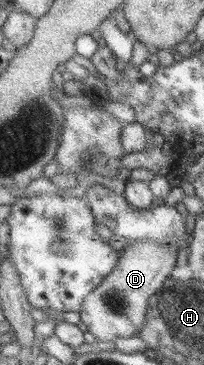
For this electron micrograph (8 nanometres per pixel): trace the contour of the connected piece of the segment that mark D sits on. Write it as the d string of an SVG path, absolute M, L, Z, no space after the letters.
M133 241L125 245L113 270L101 285L94 289L81 304L80 322L97 341L114 342L119 338L136 336L143 325L148 299L160 290L165 278L176 264L177 245Z

